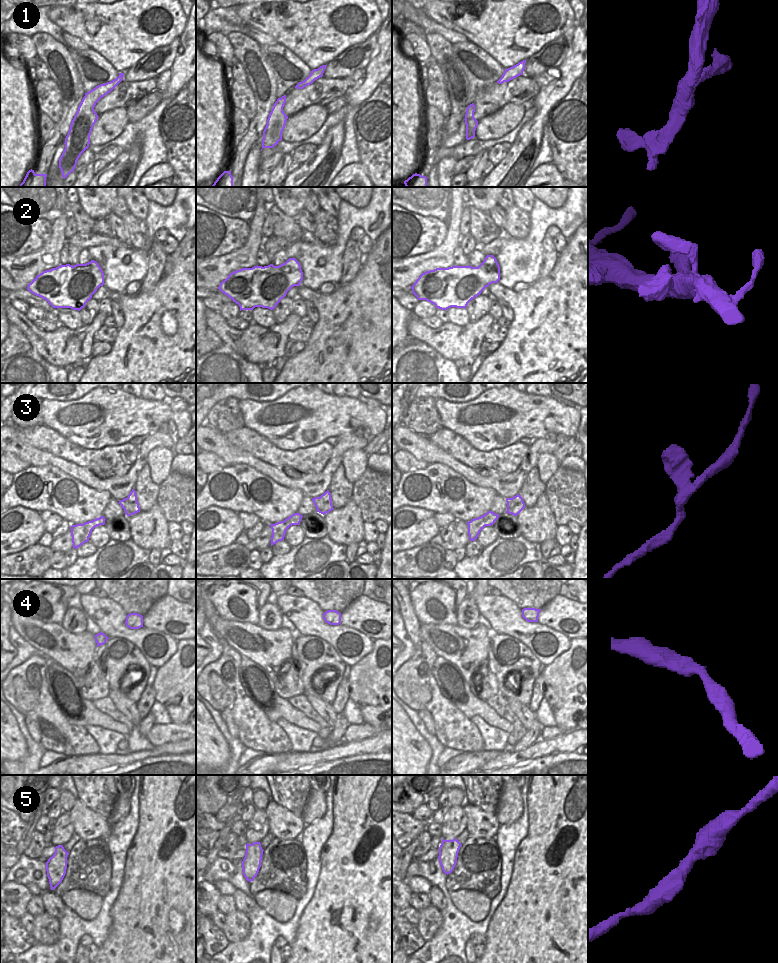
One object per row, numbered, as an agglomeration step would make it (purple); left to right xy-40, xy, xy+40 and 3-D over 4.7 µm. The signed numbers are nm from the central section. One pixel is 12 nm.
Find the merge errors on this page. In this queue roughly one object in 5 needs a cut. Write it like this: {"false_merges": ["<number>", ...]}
{"false_merges": []}

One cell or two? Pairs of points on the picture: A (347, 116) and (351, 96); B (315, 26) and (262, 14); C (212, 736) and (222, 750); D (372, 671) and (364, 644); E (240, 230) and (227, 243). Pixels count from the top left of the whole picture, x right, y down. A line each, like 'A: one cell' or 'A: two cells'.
A: two cells
B: one cell
C: one cell
D: two cells
E: one cell

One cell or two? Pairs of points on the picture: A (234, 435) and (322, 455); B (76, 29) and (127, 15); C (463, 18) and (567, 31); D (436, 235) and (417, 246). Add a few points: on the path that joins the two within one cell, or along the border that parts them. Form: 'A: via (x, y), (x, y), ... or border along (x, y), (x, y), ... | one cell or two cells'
A: via (256, 444), (276, 457), (300, 457) | one cell
B: via (89, 37), (105, 37), (114, 28) | one cell
C: border along (573, 23), (567, 24), (557, 37), (544, 45) | two cells
D: via (431, 235), (428, 235), (422, 241) | one cell

